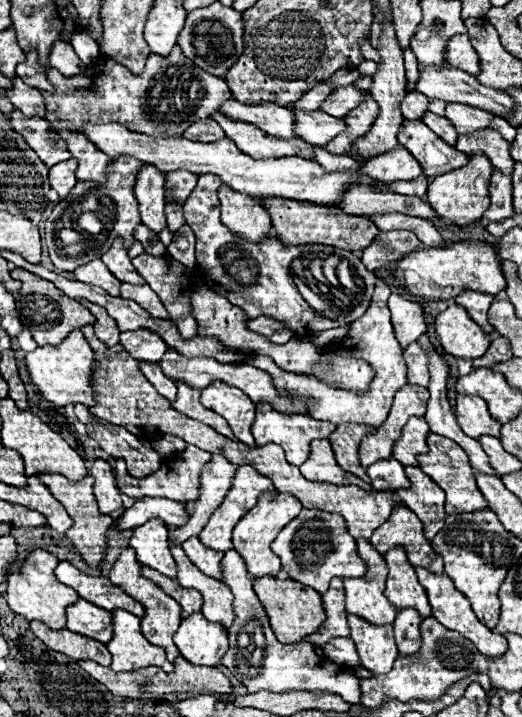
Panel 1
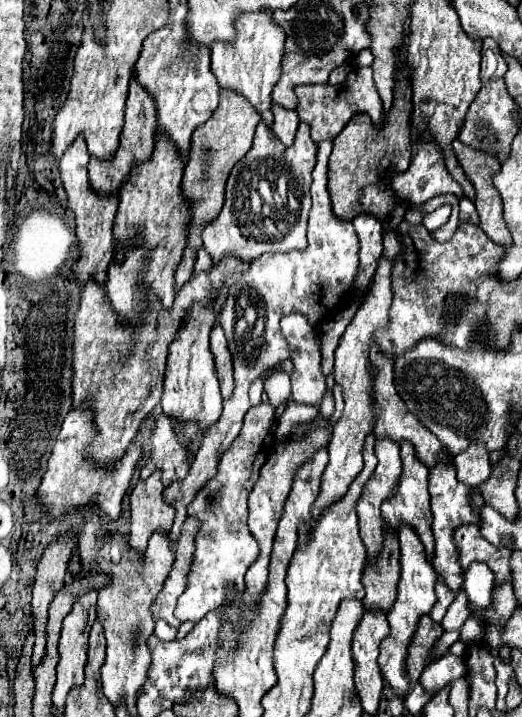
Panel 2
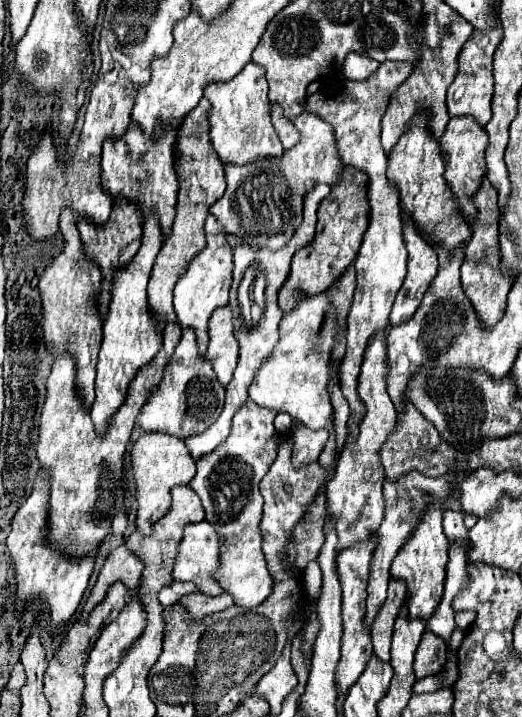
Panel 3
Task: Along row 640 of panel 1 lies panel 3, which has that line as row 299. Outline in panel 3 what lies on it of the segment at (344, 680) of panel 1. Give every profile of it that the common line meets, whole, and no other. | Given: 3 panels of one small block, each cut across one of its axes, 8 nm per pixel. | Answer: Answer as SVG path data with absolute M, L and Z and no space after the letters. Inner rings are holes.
M318 184L318 186L314 186L314 190L310 190L310 194L306 194L306 198L304 198L304 222L298 226L292 240L284 248L262 250L262 248L250 248L246 244L240 244L240 246L234 248L234 272L232 272L234 282L232 282L232 288L230 288L230 306L232 306L232 312L234 312L234 334L236 334L238 344L240 344L240 358L238 358L238 368L234 372L234 378L226 386L226 404L224 404L220 418L206 432L190 436L190 438L184 440L194 460L212 452L214 448L218 448L228 438L232 416L248 400L248 386L252 384L256 370L260 368L262 360L272 352L274 344L278 342L278 322L284 314L278 306L278 294L280 294L280 290L282 290L282 286L284 286L284 282L290 274L290 264L292 264L294 252L304 248L306 244L310 244L312 238L314 238L316 210L318 210L318 204L324 200L324 196L328 196L328 192L330 192L328 184ZM240 294L248 294L250 306L246 306L244 300L240 300Z

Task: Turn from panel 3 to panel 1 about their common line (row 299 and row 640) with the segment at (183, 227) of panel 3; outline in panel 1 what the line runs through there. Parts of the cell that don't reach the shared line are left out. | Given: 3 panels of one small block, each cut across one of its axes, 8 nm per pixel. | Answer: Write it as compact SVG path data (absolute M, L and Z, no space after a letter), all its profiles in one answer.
M126 548L126 550L120 554L120 558L116 560L116 564L114 564L114 568L110 570L110 576L108 576L108 578L110 578L110 582L112 582L114 586L120 586L128 596L132 596L134 600L138 600L138 602L144 606L146 616L142 618L142 634L146 636L146 640L148 640L150 644L162 646L162 648L166 650L168 662L174 662L174 660L180 656L178 648L176 648L174 642L172 642L172 636L176 634L176 630L178 630L178 626L180 626L180 622L182 622L182 616L180 616L180 614L182 614L182 608L178 606L178 602L174 602L174 598L170 598L170 596L164 594L158 586L154 586L154 582L142 578L142 574L140 574L140 564L138 564L138 560L136 560L134 550L130 550L130 548Z

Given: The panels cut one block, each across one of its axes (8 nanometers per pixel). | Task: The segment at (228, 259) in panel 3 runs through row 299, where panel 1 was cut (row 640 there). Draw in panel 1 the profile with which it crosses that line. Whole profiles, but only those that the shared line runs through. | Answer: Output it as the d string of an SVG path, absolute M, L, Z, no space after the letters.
M198 612L182 620L174 634L174 644L190 664L218 666L228 650L228 632Z

